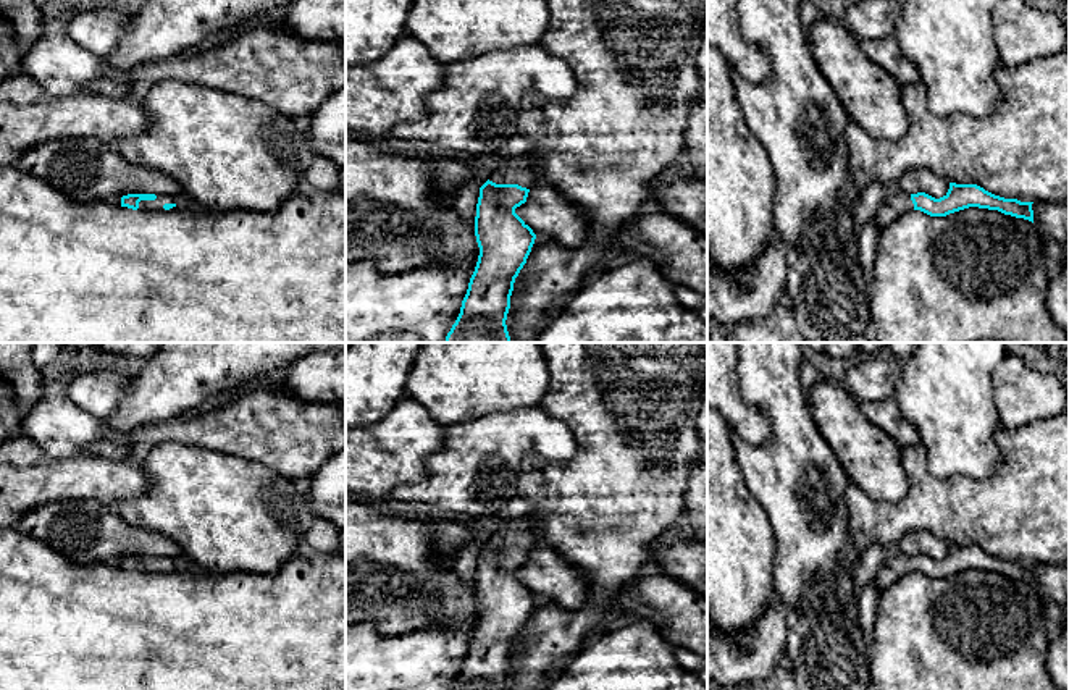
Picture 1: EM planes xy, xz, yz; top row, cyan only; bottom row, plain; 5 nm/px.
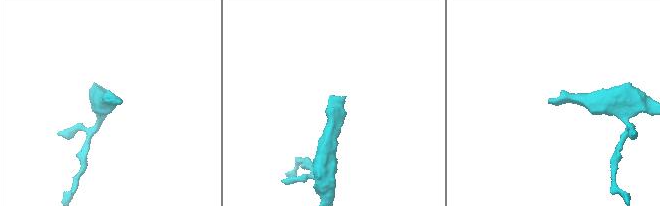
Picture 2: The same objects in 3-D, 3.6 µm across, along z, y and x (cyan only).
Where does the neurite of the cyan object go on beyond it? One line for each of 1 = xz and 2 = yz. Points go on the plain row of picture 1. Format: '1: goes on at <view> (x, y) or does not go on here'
1: goes on at xz (522, 532)
2: goes on at yz (897, 566)

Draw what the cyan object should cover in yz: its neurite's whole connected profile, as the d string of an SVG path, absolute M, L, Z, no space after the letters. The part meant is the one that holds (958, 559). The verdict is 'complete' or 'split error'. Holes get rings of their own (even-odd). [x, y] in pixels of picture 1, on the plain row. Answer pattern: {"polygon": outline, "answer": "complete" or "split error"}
{"polygon": "M950 545L948 554L940 561L935 561L925 554L908 556L896 553L888 556L874 582L882 593L898 579L911 572L920 572L930 579L946 579L969 569L979 569L998 572L1004 577L1024 580L1033 585L1032 566L1033 564L1021 564L1017 561L995 557L977 546Z", "answer": "split error"}

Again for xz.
{"polygon": "M525 515L505 524L480 549L475 579L480 617L452 690L507 690L514 645L536 601L515 570L536 545L538 530Z", "answer": "split error"}

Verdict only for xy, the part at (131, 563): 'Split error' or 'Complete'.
Split error

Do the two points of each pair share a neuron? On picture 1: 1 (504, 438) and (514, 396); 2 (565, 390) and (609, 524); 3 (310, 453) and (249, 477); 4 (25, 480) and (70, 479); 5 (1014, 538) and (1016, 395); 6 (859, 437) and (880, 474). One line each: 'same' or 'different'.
1: different
2: same
3: different
4: same
5: different
6: same

